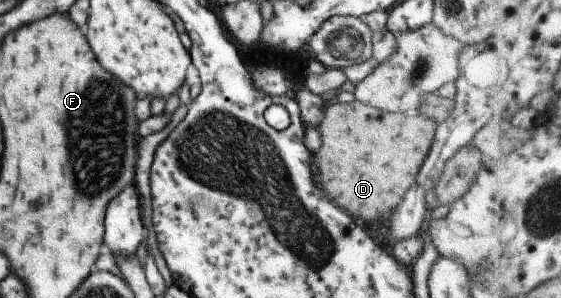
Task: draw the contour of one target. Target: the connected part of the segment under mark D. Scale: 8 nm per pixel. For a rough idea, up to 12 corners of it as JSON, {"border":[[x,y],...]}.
{"border":[[328,103],[321,193],[386,219],[436,125],[416,111]]}

